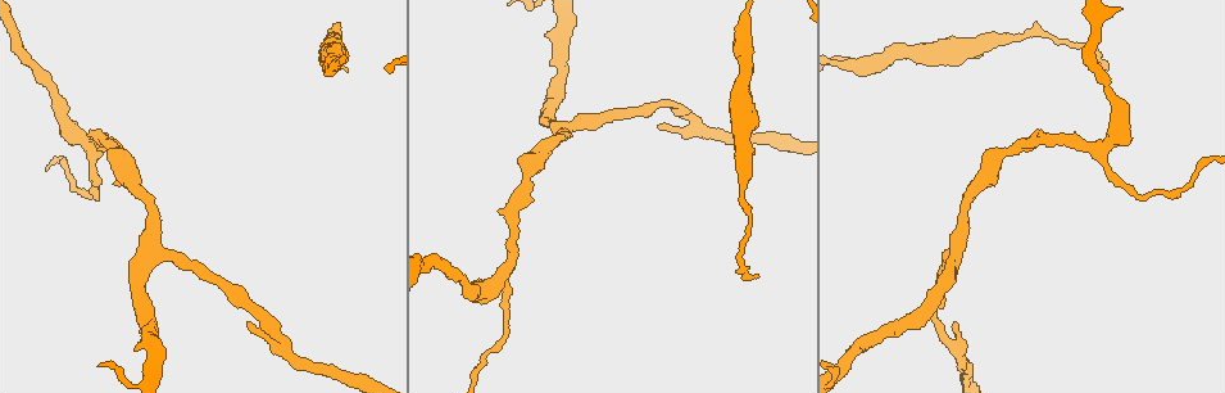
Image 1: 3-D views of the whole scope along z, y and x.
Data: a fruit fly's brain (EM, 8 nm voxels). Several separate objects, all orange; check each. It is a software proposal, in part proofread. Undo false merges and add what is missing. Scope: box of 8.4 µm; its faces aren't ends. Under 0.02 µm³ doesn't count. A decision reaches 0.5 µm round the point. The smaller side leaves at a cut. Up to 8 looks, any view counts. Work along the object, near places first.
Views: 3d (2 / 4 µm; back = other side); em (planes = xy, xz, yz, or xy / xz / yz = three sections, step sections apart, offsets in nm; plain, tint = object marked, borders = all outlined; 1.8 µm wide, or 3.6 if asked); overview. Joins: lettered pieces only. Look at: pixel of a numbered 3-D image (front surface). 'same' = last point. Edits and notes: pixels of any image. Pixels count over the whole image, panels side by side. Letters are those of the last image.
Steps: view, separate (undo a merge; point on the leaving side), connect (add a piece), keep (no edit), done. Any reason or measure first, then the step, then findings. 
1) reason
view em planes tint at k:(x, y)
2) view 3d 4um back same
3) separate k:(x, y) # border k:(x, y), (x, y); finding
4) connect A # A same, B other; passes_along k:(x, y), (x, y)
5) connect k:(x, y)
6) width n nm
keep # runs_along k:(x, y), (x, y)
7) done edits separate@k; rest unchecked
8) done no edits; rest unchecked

long arm stops here
view em 3.6um planes borders at 1:(346, 69)

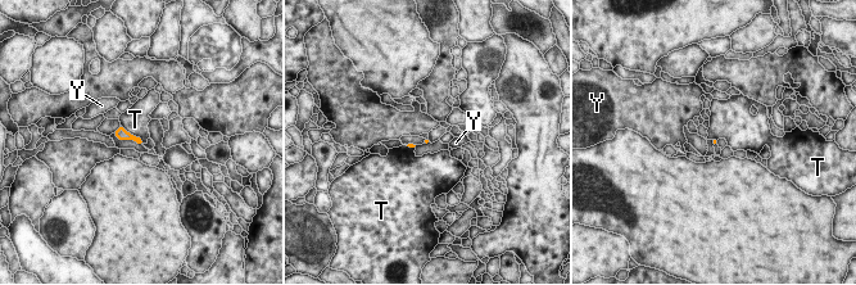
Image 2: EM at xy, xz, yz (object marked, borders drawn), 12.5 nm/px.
keep # T other, Y other; border 2:(121, 125), (143, 143); none of them fits

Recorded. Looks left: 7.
calibre changes
view em planes borders at 1:(1020, 36)

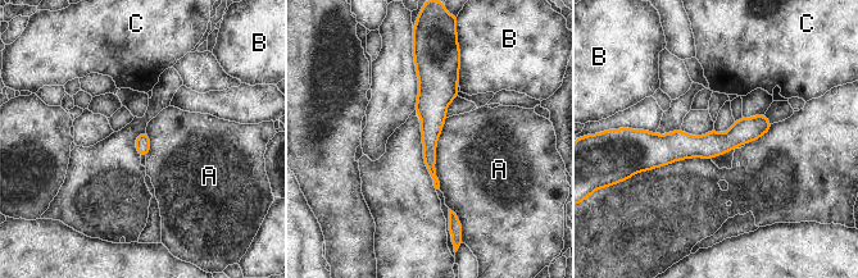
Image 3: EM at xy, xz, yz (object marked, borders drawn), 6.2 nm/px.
width 100 nm
keep # A other, B other, C other; runs_along 3:(767, 126), (709, 145), (640, 135); all the same cell

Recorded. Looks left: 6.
free end
view em 3.6um planes borders at 1:(659, 128)

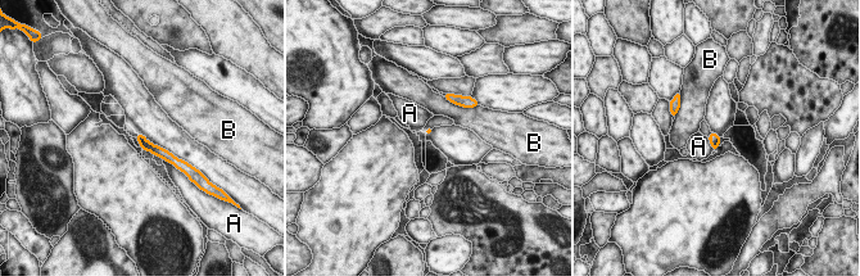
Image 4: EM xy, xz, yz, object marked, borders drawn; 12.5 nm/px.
longest_contact B 280 nm
keep # A other, B other; runs_along 4:(140, 138), (149, 146), (170, 158); none of them fits

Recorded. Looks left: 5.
done no edits; rest unchecked

